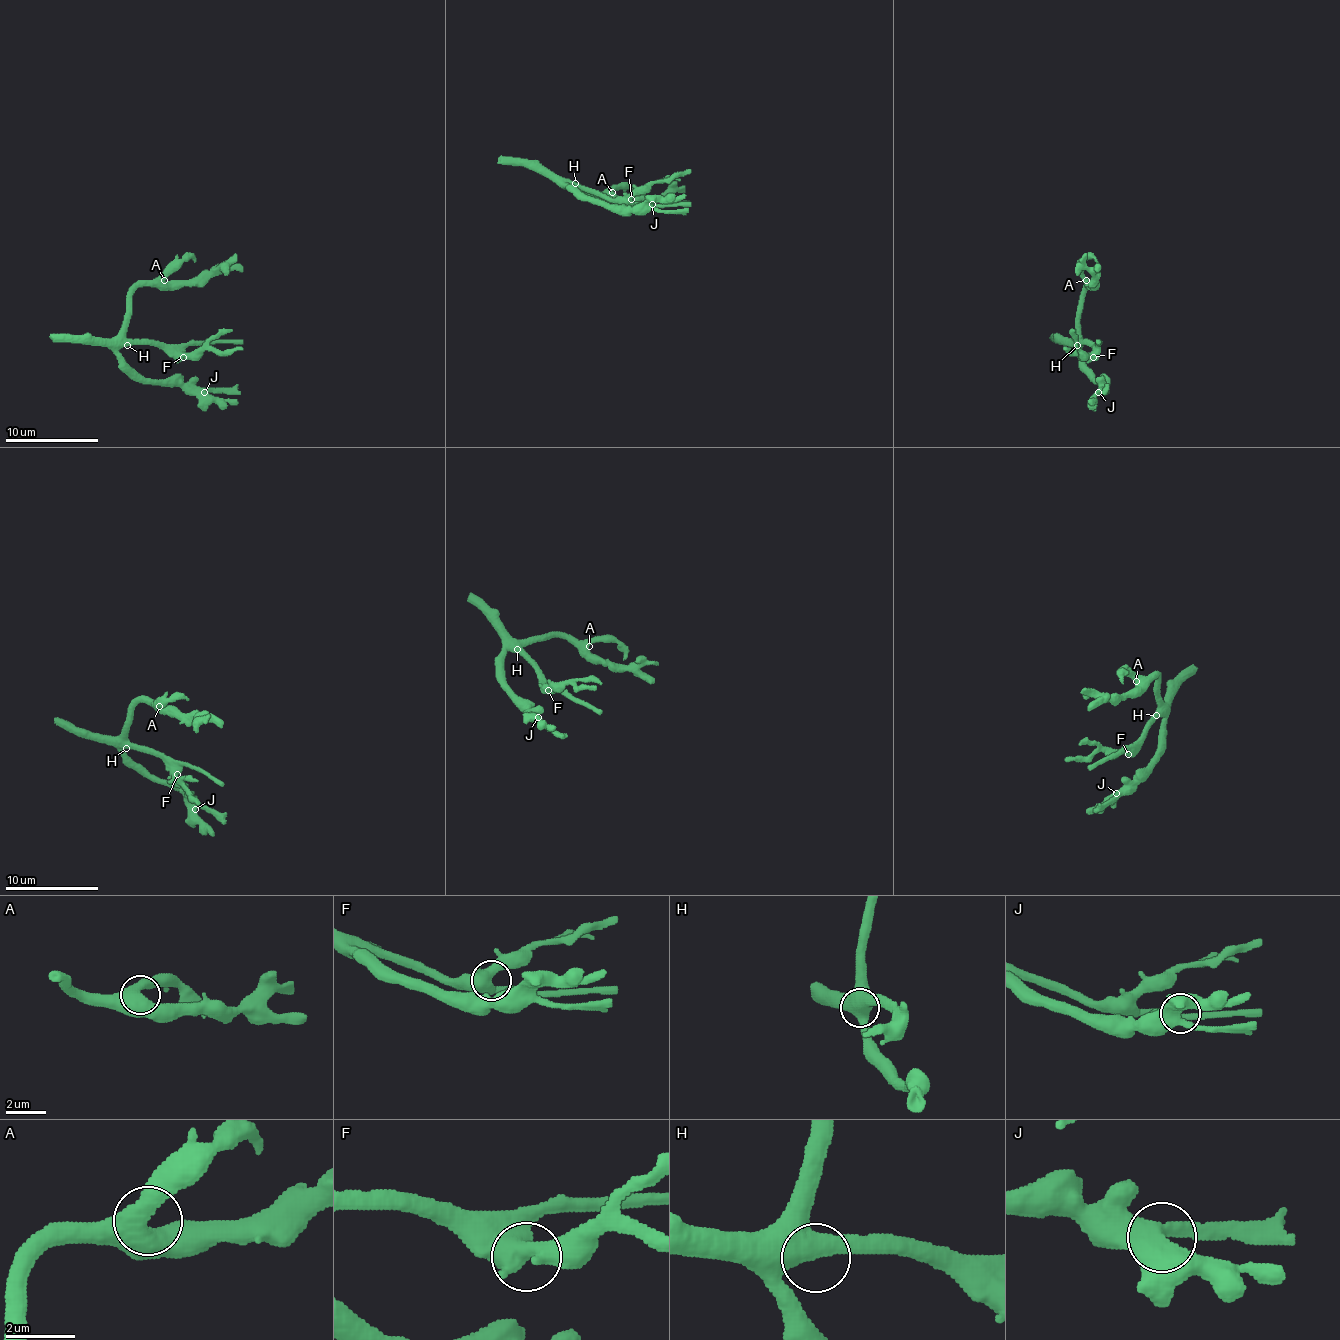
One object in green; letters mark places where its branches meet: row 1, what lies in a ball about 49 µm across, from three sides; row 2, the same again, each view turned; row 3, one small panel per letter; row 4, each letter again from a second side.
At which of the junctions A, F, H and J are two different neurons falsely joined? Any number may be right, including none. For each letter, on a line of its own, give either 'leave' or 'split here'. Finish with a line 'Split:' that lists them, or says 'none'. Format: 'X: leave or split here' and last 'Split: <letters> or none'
A: leave
F: leave
H: leave
J: leave
Split: none

